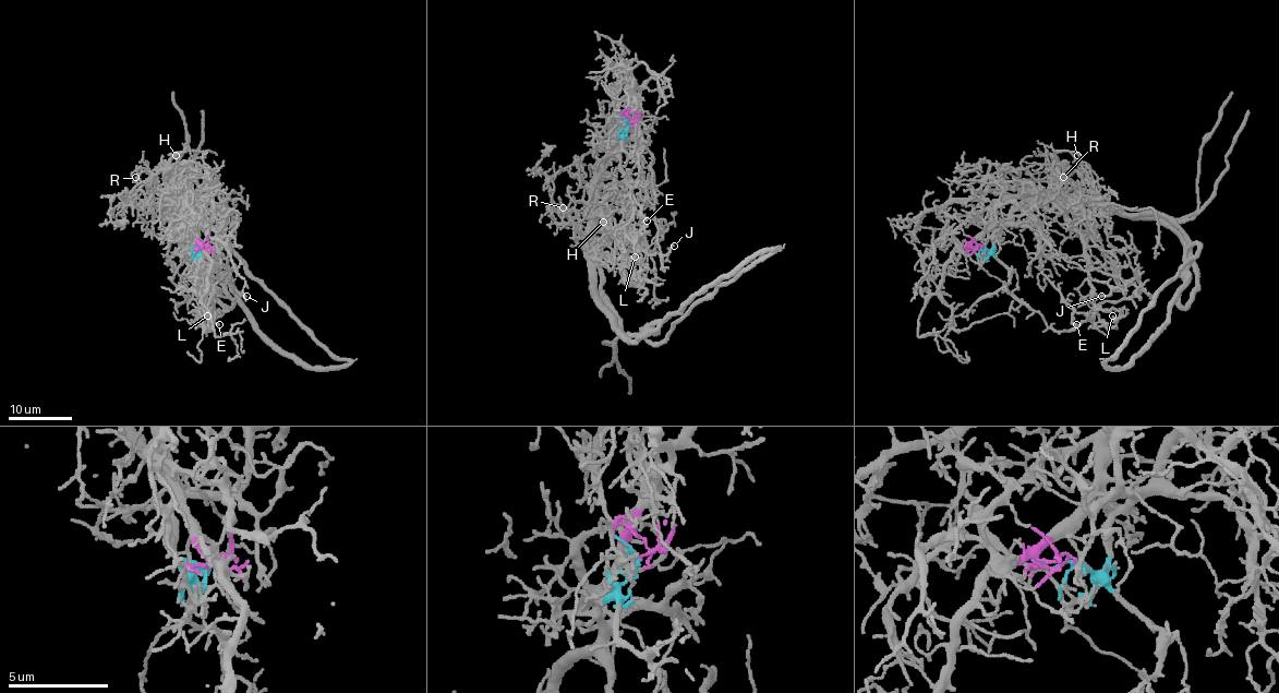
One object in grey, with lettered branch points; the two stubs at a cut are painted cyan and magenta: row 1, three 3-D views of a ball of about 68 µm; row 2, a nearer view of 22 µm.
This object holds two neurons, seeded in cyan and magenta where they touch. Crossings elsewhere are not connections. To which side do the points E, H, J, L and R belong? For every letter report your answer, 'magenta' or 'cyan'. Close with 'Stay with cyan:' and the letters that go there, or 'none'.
E: cyan
H: magenta
J: cyan
L: magenta
R: magenta
Stay with cyan: E, J

